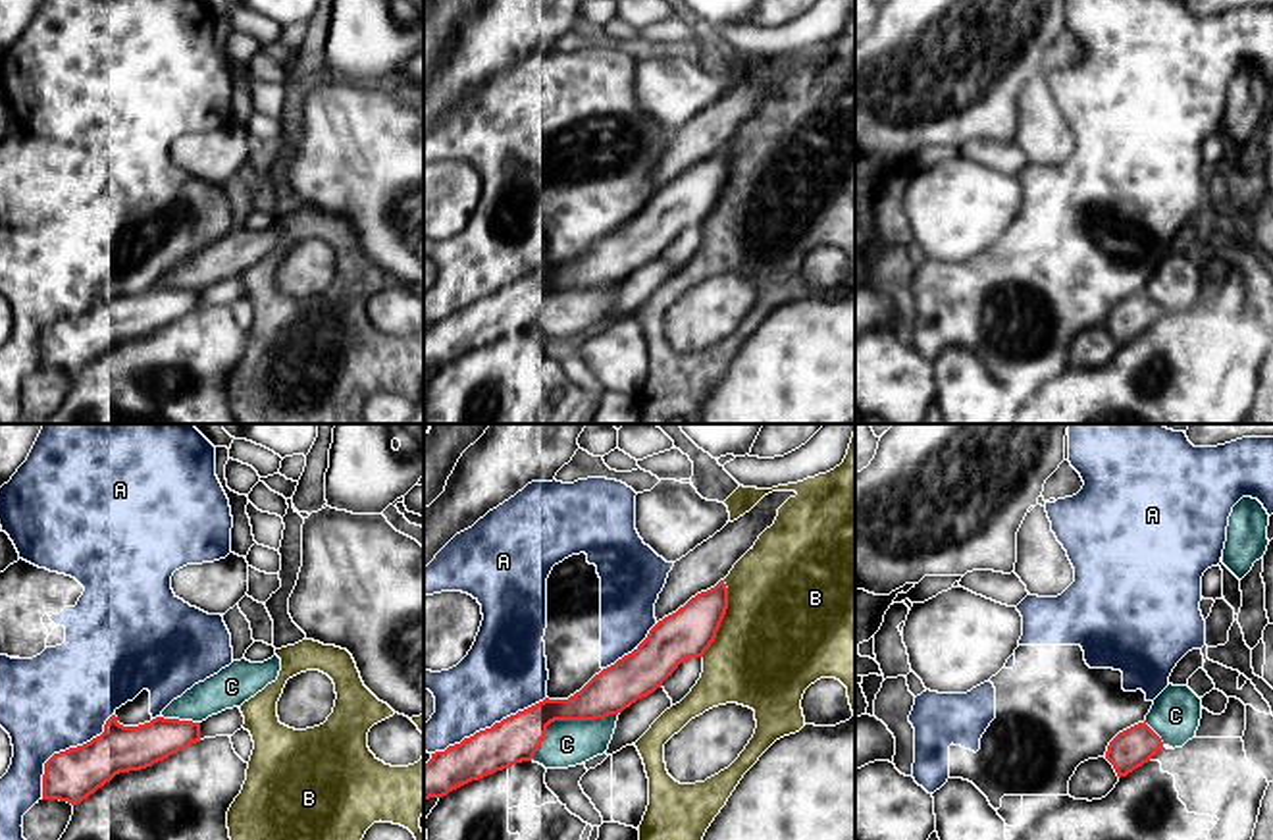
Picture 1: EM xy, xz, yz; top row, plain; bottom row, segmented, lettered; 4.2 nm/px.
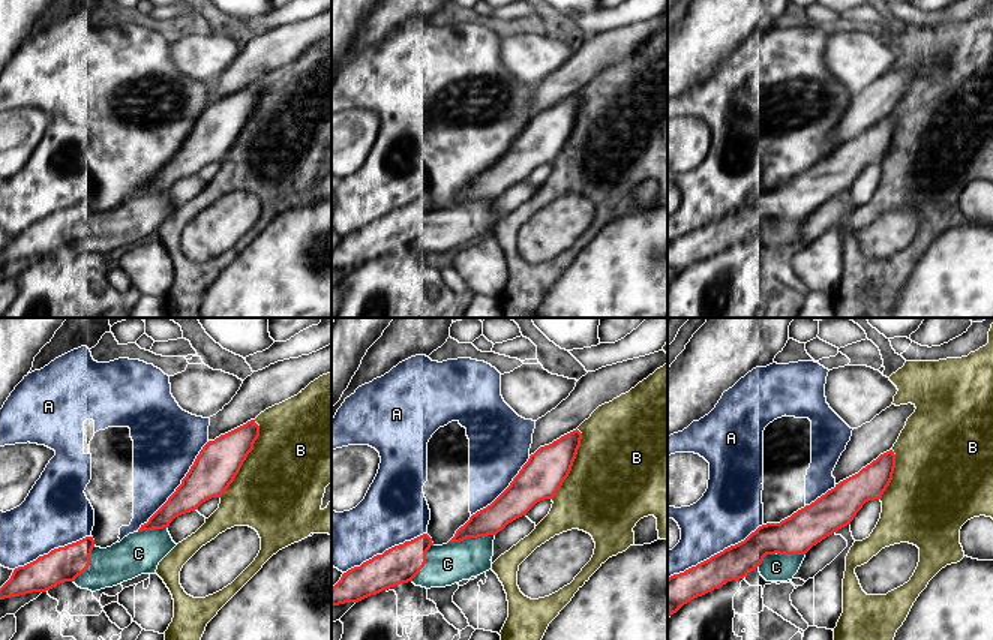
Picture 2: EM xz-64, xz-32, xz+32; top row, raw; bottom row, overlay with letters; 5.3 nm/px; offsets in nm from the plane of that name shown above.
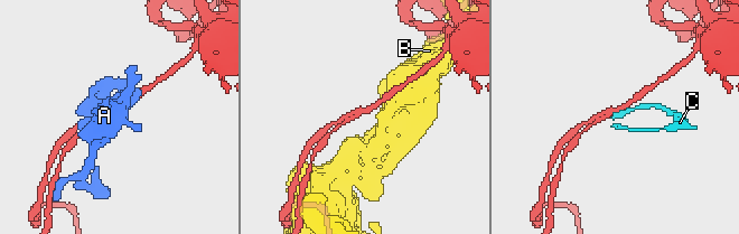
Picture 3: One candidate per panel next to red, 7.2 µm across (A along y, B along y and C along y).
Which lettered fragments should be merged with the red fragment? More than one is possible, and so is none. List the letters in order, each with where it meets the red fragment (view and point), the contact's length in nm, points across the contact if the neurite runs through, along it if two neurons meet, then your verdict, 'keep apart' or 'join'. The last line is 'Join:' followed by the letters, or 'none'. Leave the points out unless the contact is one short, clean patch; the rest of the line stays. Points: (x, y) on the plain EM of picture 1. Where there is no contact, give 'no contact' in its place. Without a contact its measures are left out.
A: meets red in xz at (488, 297); contact 550 nm long; keep apart
B: meets red in xz at (723, 185); contact 340 nm long; keep apart
C: meets red in xz at (567, 288); contact 420 nm long; join
Join: C

